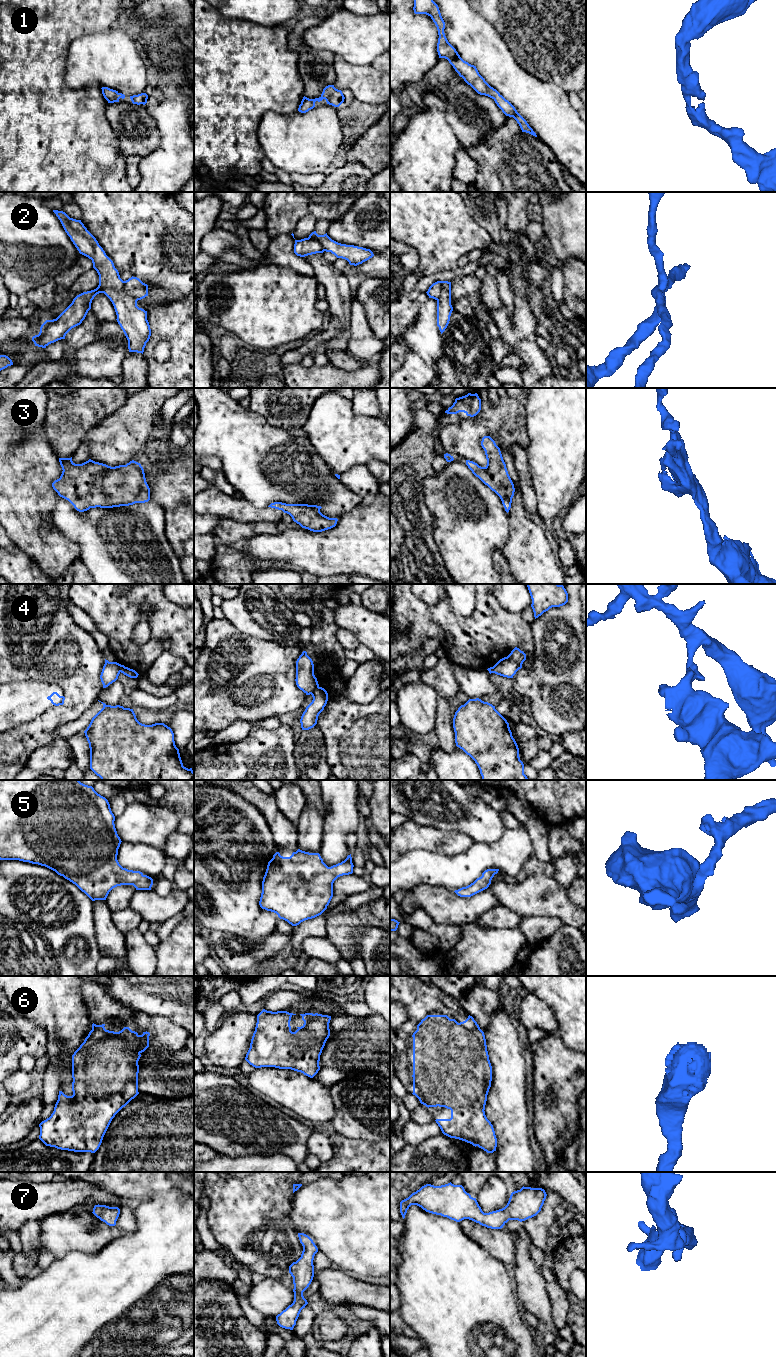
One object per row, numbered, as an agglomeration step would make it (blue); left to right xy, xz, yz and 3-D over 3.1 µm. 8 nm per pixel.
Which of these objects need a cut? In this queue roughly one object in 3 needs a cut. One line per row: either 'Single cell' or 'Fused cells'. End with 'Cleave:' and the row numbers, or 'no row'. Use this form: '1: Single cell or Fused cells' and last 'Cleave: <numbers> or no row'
1: Single cell
2: Fused cells
3: Single cell
4: Fused cells
5: Single cell
6: Single cell
7: Single cell
Cleave: 2, 4

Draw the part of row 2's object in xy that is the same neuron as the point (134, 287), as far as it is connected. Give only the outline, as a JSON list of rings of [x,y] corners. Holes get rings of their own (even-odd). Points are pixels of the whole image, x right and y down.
[[[132,276],[124,281],[124,292],[138,301],[148,296],[148,285],[139,278]]]

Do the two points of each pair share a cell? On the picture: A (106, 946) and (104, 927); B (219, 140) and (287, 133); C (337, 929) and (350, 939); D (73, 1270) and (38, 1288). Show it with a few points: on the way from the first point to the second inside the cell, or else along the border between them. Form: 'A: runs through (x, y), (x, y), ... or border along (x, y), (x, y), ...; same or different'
A: runs through (106, 941), (106, 932); same
B: border along (264, 113), (258, 128), (258, 142), (265, 156); different
C: runs through (340, 929), (347, 936); same
D: runs through (64, 1279), (55, 1288), (47, 1288); same

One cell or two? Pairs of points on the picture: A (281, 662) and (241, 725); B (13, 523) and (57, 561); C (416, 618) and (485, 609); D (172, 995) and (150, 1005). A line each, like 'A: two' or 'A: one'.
A: two
B: one
C: one
D: one

